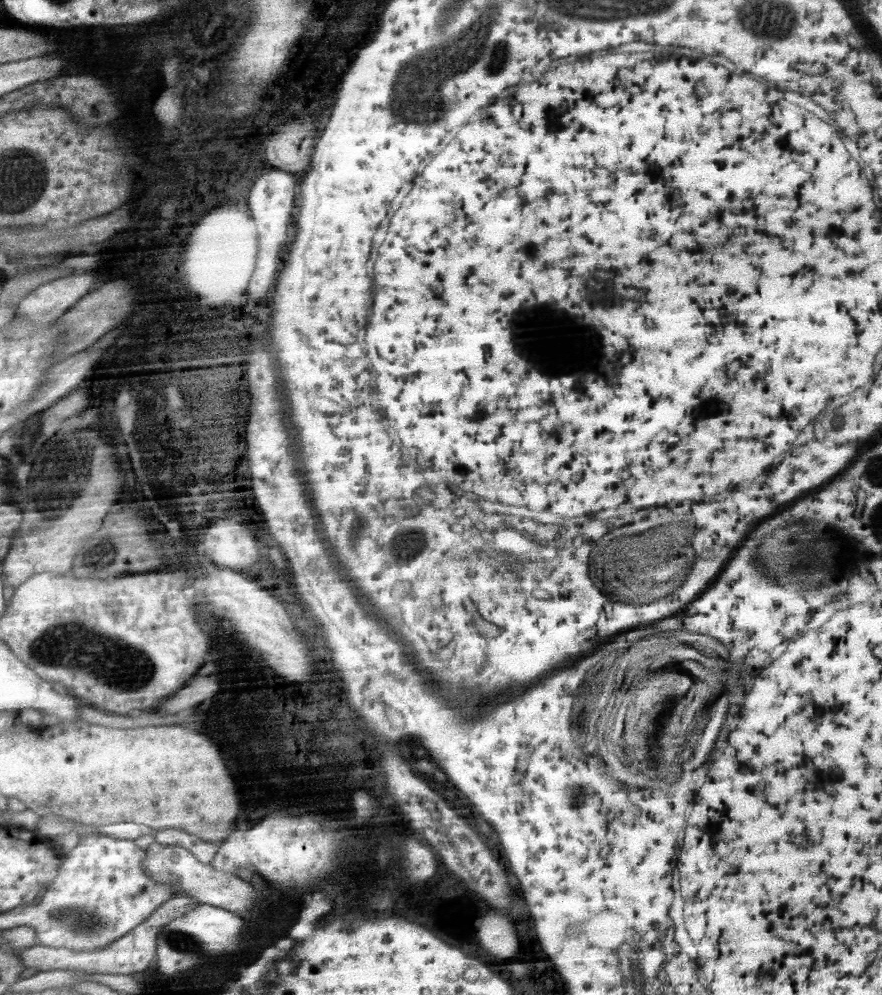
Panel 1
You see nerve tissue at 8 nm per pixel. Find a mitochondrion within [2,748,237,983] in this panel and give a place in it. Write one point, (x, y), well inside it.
(71, 918)

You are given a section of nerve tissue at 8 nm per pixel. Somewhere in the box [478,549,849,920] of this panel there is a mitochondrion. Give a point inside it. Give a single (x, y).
(576, 798)

